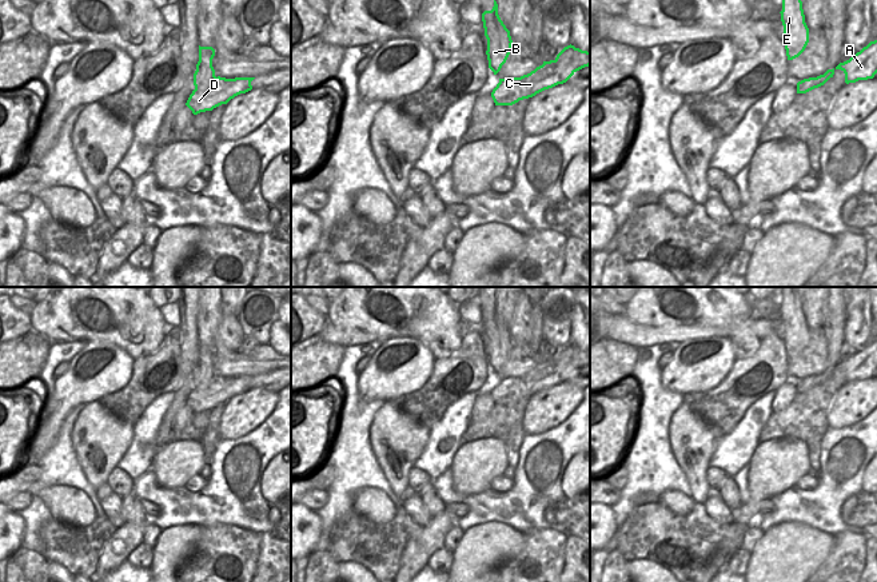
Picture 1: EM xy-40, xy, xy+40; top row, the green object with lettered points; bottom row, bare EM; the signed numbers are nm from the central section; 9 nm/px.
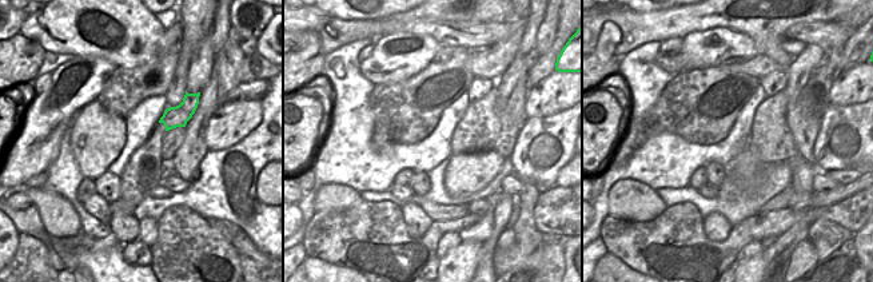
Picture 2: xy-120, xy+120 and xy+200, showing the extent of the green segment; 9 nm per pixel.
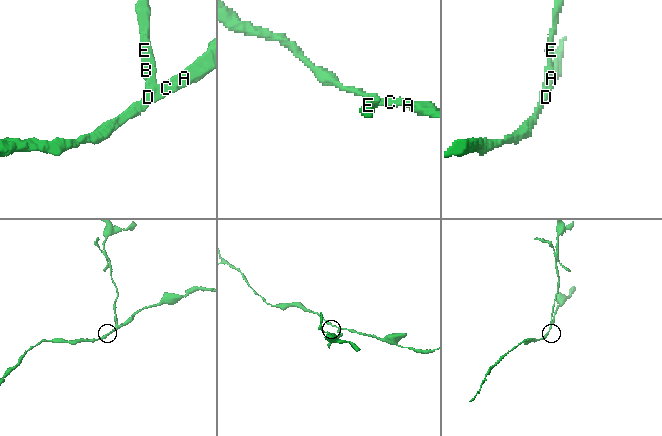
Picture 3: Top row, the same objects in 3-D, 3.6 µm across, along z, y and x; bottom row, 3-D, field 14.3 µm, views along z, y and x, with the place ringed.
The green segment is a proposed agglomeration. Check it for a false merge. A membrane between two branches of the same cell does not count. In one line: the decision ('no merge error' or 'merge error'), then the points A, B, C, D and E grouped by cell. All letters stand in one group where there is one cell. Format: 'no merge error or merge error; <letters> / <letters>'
merge error; A C D / B E

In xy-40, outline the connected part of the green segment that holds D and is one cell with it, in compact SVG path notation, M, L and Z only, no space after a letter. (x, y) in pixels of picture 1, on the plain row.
M215 375L210 382L200 382L190 394L186 404L194 414L212 410L227 403L231 398L252 388L251 380L255 376L226 378Z

